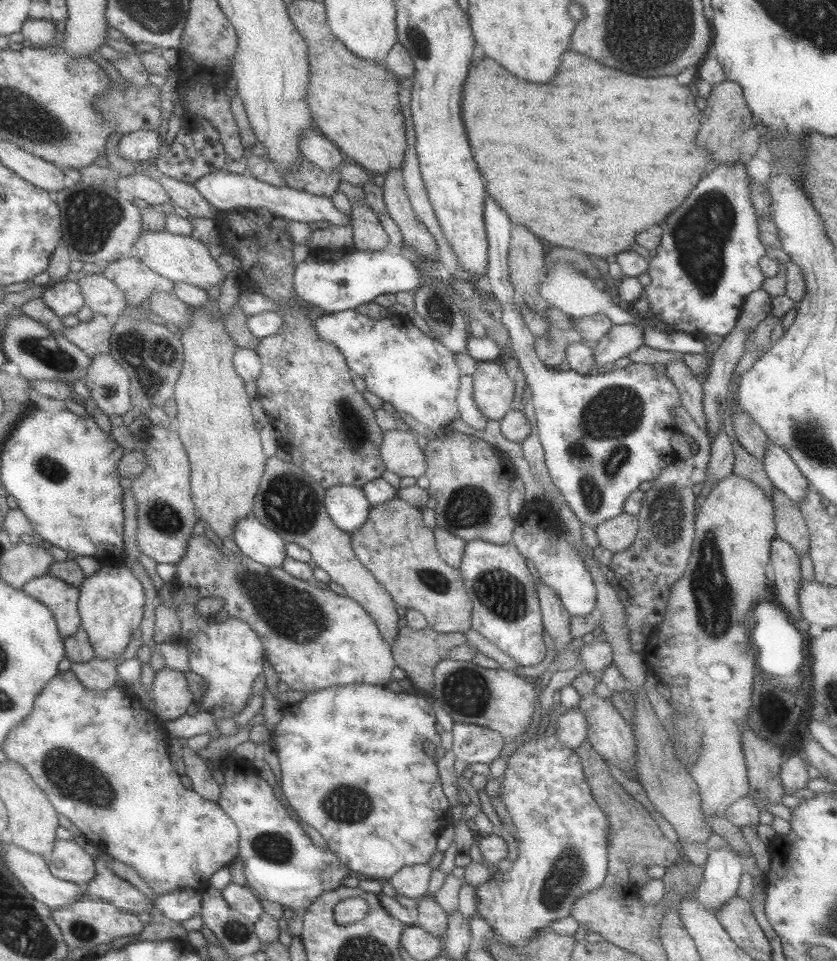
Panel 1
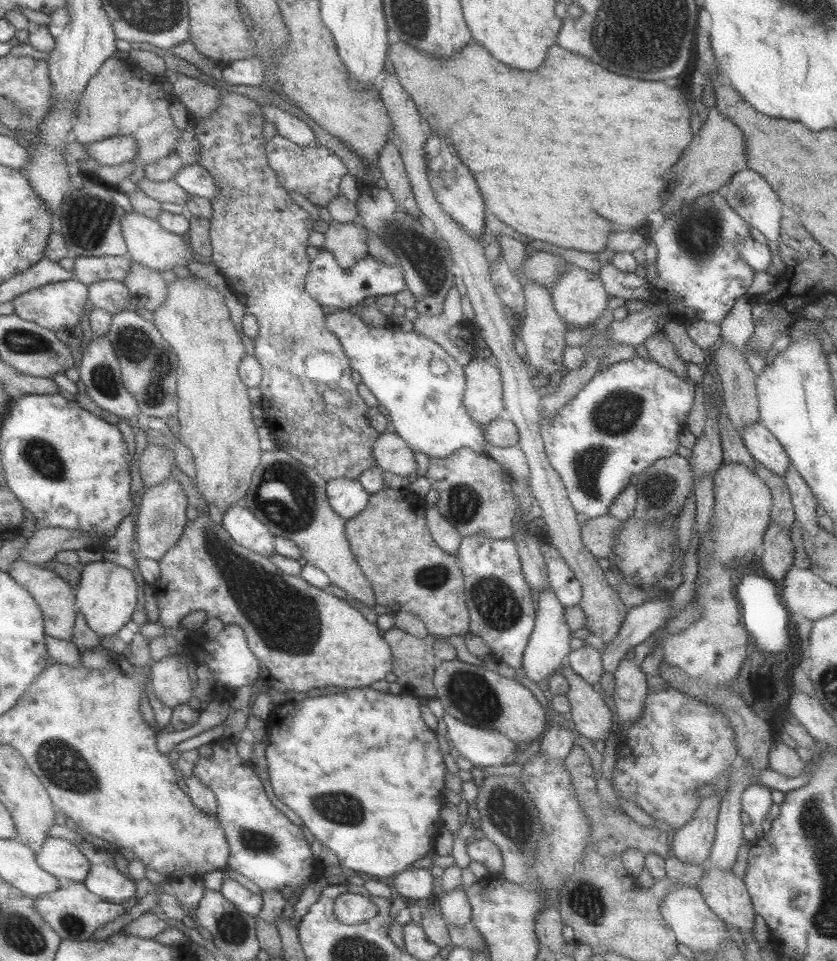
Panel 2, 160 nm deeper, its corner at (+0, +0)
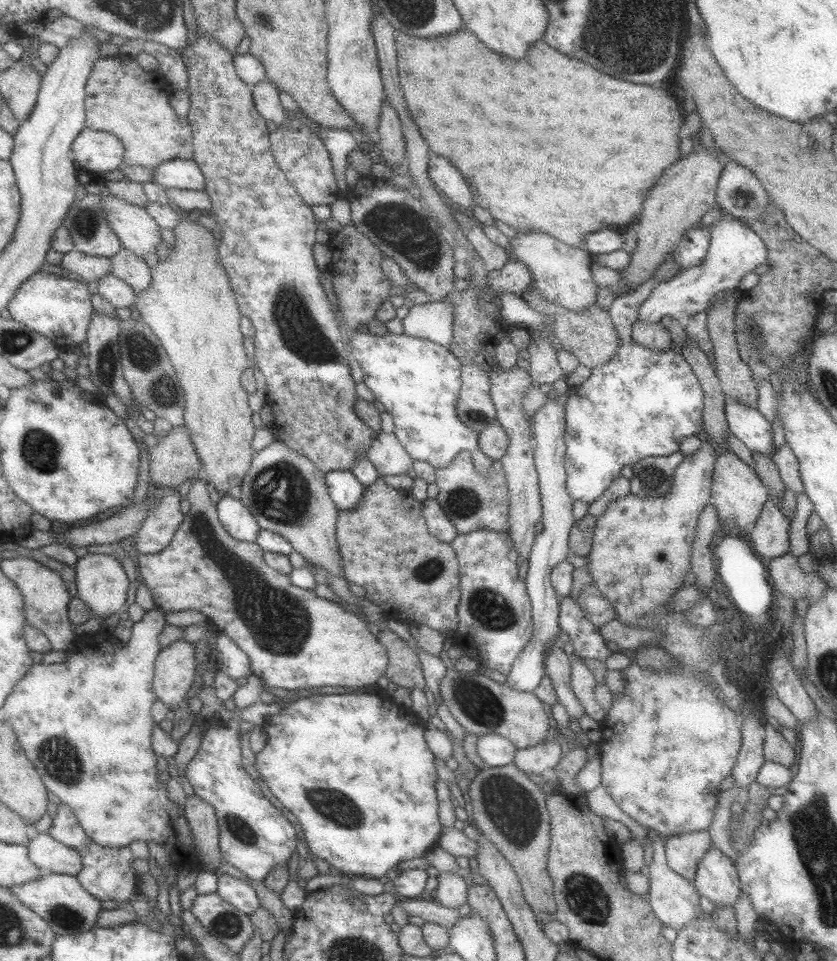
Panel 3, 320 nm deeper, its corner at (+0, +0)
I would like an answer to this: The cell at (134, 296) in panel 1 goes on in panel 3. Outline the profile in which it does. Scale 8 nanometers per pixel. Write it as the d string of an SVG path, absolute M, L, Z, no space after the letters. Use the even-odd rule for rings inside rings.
M74 248L70 252L63 254L62 261L57 264L60 268L82 276L84 282L96 282L111 272L111 262L104 256L92 256L84 254Z

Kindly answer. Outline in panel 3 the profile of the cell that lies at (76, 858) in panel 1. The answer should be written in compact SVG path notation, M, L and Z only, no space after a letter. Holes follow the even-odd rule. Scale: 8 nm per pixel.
M38 833L38 836L29 840L26 845L29 859L46 873L76 876L82 870L80 853L54 840L48 833Z

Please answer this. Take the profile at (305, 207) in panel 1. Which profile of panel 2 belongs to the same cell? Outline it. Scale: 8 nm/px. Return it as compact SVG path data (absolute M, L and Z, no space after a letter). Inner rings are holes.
M188 164L178 174L174 174L173 181L188 194L206 197L212 200L218 192L218 187L208 171L199 164Z

